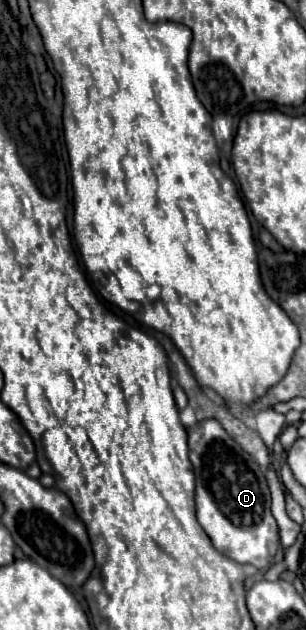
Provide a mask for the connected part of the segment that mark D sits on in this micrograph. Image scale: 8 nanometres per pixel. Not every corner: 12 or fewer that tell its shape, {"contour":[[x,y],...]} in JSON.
{"contour":[[217,420],[187,428],[195,514],[237,564],[279,550],[259,464]]}

